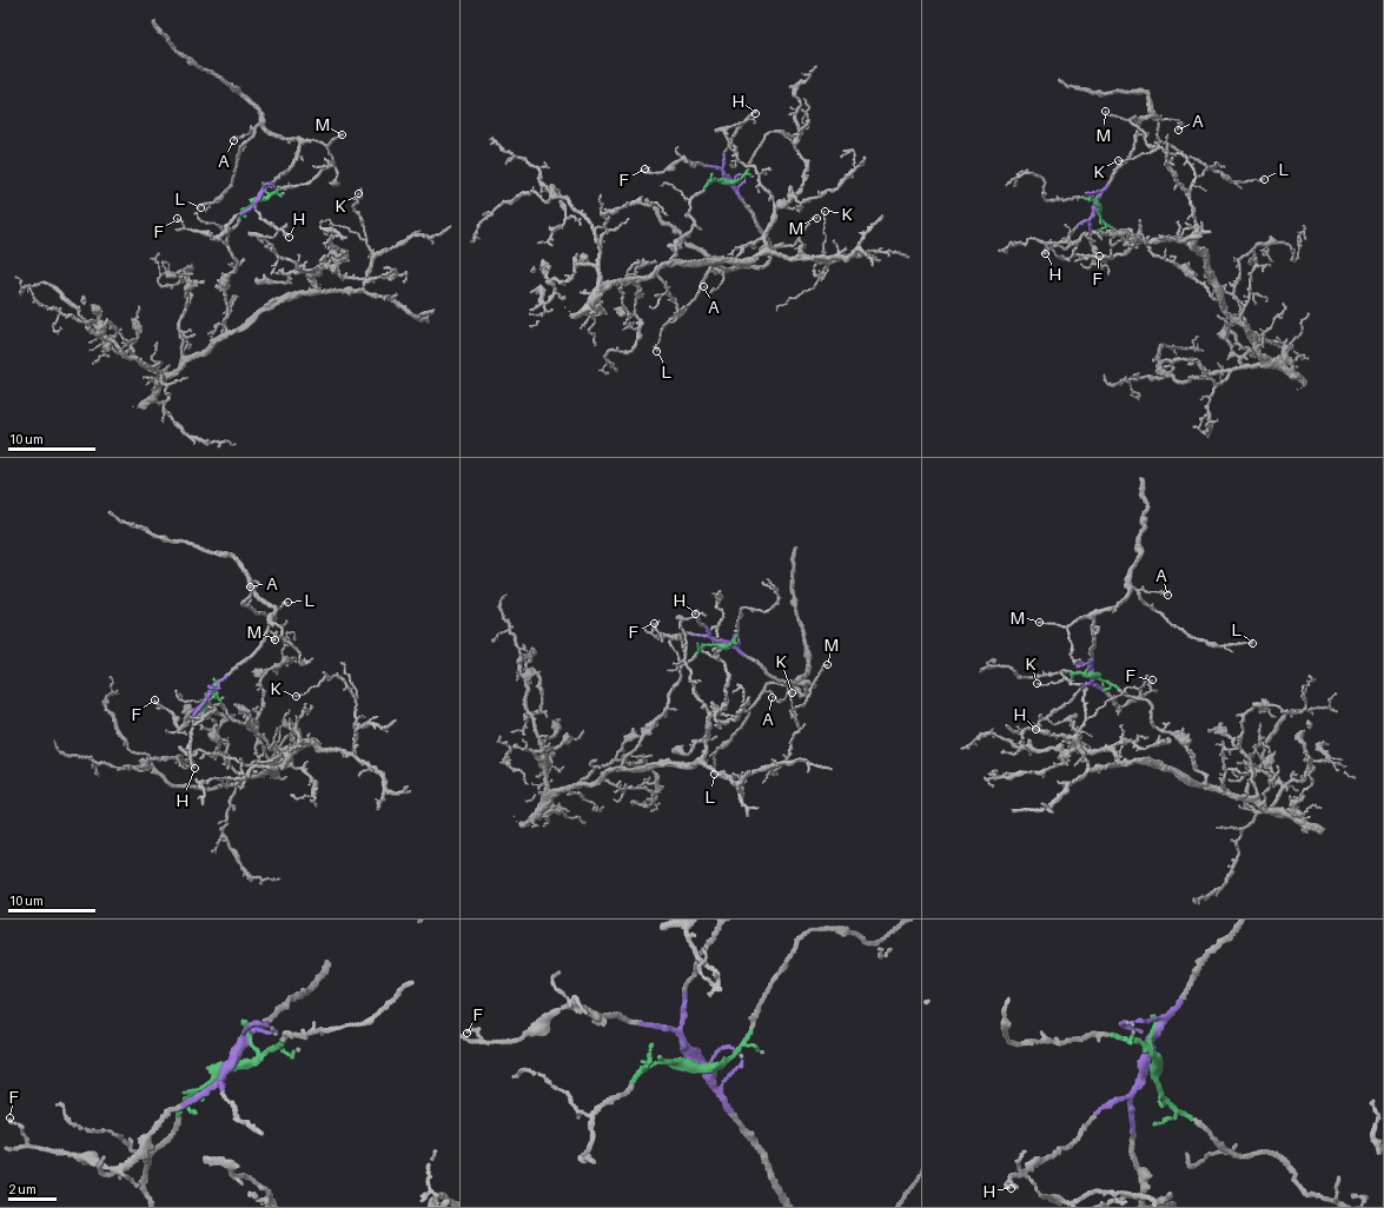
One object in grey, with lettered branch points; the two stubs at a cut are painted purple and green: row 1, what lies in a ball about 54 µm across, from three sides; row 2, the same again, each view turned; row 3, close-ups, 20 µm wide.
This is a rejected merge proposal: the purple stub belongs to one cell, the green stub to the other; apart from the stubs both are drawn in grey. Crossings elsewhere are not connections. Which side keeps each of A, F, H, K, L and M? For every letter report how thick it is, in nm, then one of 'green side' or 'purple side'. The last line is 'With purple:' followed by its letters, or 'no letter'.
A: calibre 90 nm; purple side
F: calibre 120 nm; purple side
H: calibre 160 nm; purple side
K: calibre 90 nm; green side
L: calibre 180 nm; purple side
M: calibre 130 nm; purple side
With purple: A, F, H, L, M

